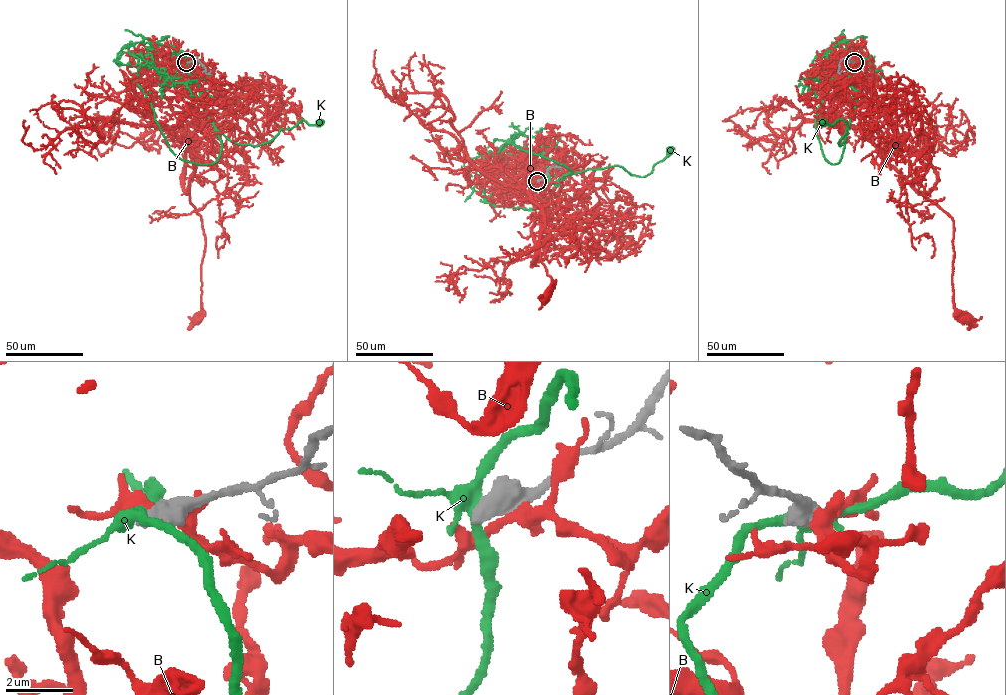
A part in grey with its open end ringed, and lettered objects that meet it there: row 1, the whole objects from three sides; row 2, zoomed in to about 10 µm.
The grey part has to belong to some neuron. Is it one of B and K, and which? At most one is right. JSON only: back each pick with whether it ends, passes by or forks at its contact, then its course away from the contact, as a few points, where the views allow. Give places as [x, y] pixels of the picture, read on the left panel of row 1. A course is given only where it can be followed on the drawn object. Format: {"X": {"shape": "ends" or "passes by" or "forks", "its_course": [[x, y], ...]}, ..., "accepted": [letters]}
{"accepted": []}

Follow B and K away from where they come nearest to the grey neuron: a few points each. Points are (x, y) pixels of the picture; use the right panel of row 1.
B: (853, 62), (835, 77), (862, 81), (895, 123), (882, 135), (881, 154), (953, 221), (953, 307), (966, 318)
K: (853, 62), (847, 67), (847, 84), (854, 90), (854, 109), (840, 146), (847, 123), (822, 121)

